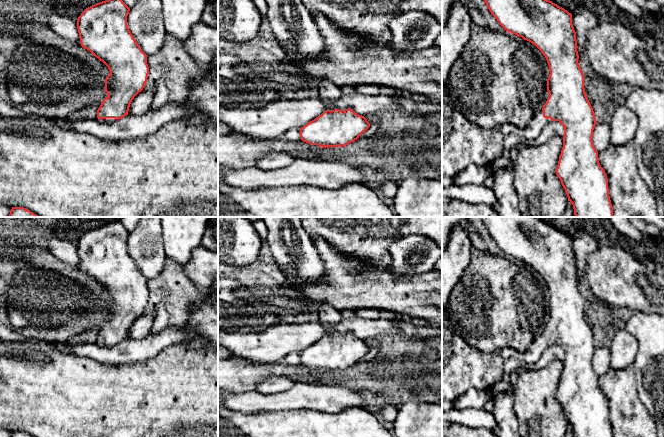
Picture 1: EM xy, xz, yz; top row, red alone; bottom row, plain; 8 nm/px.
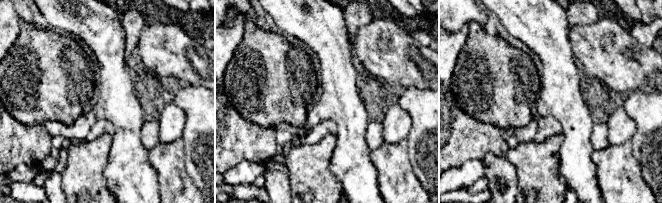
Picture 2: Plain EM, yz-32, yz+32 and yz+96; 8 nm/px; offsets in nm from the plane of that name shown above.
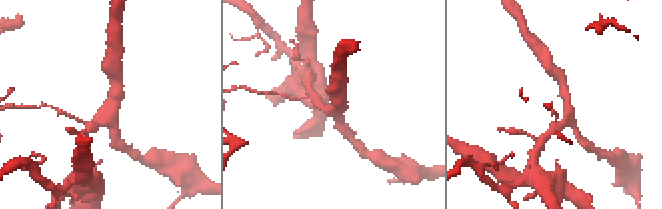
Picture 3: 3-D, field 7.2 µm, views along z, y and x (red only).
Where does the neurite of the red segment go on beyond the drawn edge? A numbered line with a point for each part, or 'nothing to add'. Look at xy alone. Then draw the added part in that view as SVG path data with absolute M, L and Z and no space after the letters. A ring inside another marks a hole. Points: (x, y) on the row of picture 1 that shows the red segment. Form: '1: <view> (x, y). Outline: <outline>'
1: xy (103, 120). Outline: M97 118L97 120L101 123L113 123L116 121L115 118Z

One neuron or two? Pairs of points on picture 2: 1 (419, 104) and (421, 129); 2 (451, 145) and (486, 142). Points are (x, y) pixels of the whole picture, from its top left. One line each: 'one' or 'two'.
1: one
2: one

